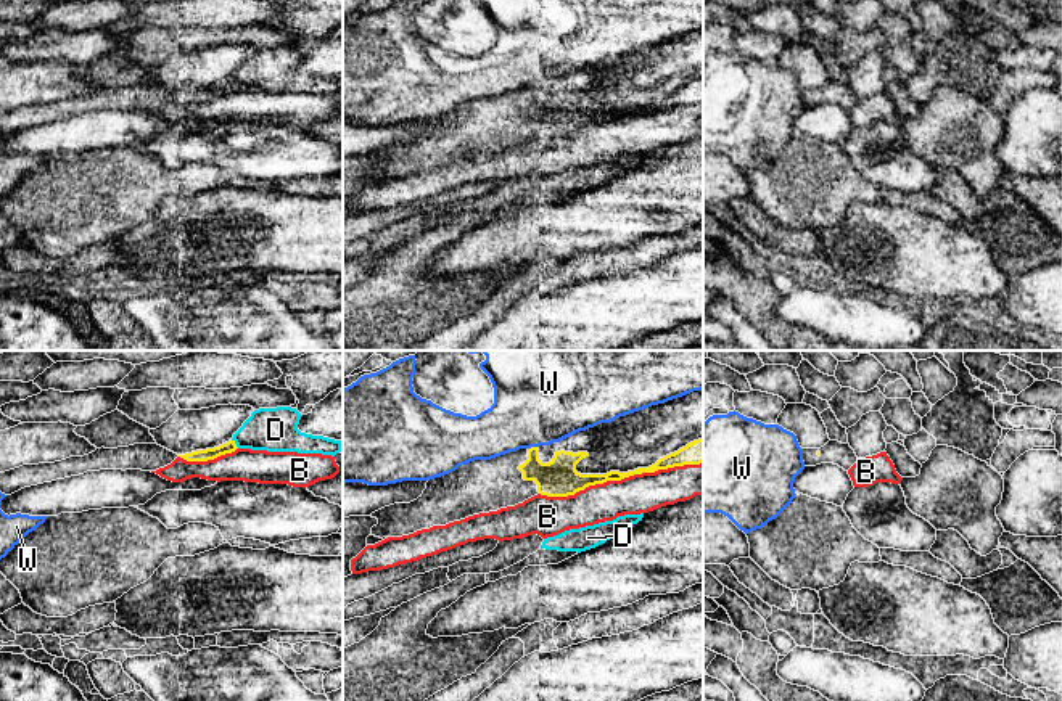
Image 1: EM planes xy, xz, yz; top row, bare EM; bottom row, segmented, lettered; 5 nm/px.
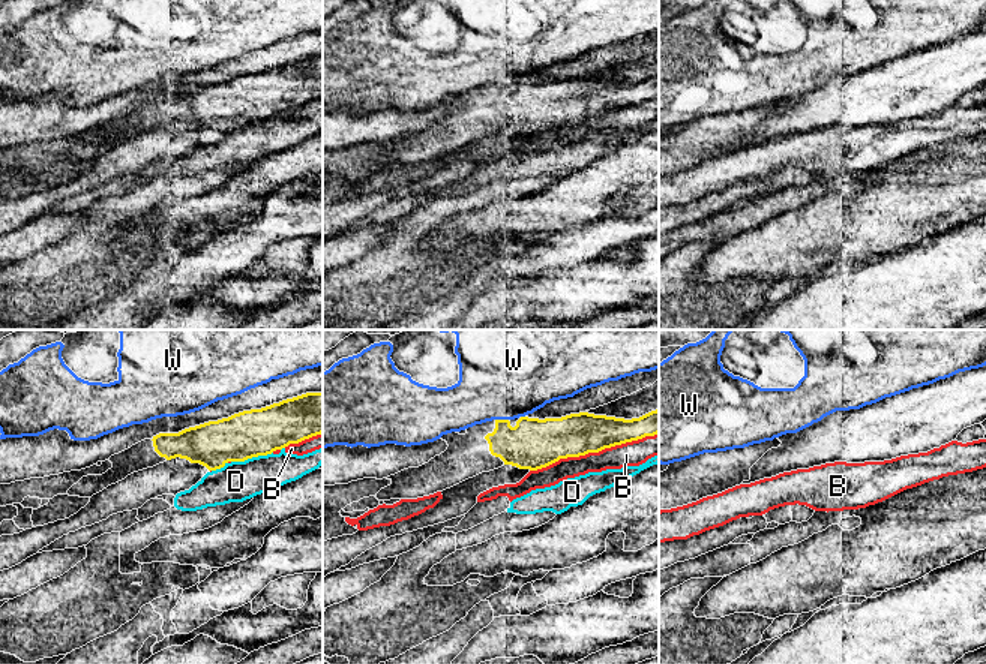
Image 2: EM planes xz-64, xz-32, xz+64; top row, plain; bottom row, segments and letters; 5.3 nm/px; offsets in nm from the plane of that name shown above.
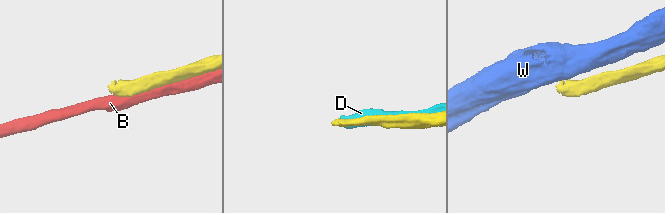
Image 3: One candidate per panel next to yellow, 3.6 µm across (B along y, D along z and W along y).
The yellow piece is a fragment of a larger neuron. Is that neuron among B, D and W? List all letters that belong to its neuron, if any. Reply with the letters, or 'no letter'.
no letter

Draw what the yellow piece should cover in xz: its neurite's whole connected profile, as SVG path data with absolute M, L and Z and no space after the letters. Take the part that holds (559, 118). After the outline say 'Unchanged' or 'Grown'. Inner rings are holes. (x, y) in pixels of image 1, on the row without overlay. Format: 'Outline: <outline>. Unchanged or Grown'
Outline: M703 79L694 80L677 92L660 98L648 108L637 108L628 113L610 111L607 114L581 114L576 111L576 105L586 96L589 96L587 92L573 93L560 90L555 92L549 103L542 103L539 100L539 88L531 87L508 92L491 100L470 101L449 114L430 119L426 129L417 140L410 143L394 143L372 153L370 156L378 159L378 164L372 167L372 175L380 178L402 177L433 166L446 166L473 154L515 146L537 133L547 137L568 137L589 125L603 124L607 121L621 121L634 114L655 113L674 106L700 105L703 103Z. Grown

